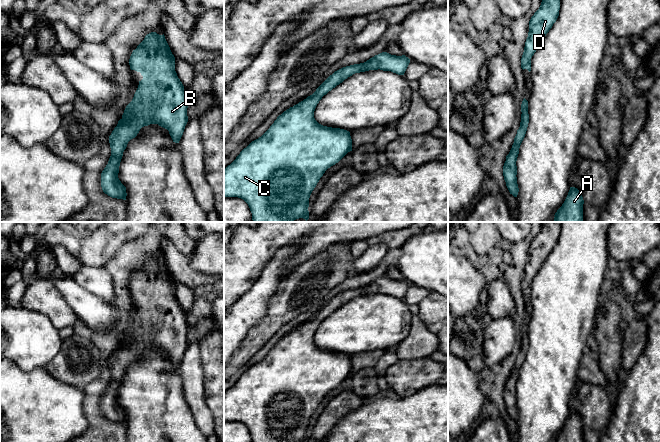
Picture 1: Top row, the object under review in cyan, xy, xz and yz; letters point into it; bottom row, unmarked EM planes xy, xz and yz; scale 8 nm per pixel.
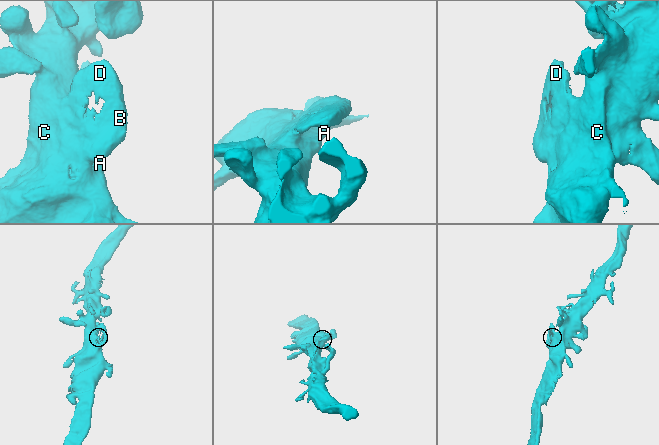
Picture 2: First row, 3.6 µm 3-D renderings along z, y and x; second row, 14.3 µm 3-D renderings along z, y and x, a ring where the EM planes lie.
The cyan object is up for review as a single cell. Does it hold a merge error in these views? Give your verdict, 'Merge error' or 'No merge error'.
No merge error

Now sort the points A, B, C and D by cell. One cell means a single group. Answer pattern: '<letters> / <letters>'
A B C D

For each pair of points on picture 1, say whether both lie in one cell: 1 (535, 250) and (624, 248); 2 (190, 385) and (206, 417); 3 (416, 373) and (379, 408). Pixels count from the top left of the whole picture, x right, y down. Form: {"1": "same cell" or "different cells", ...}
{"1": "different cells", "2": "same cell", "3": "different cells"}

